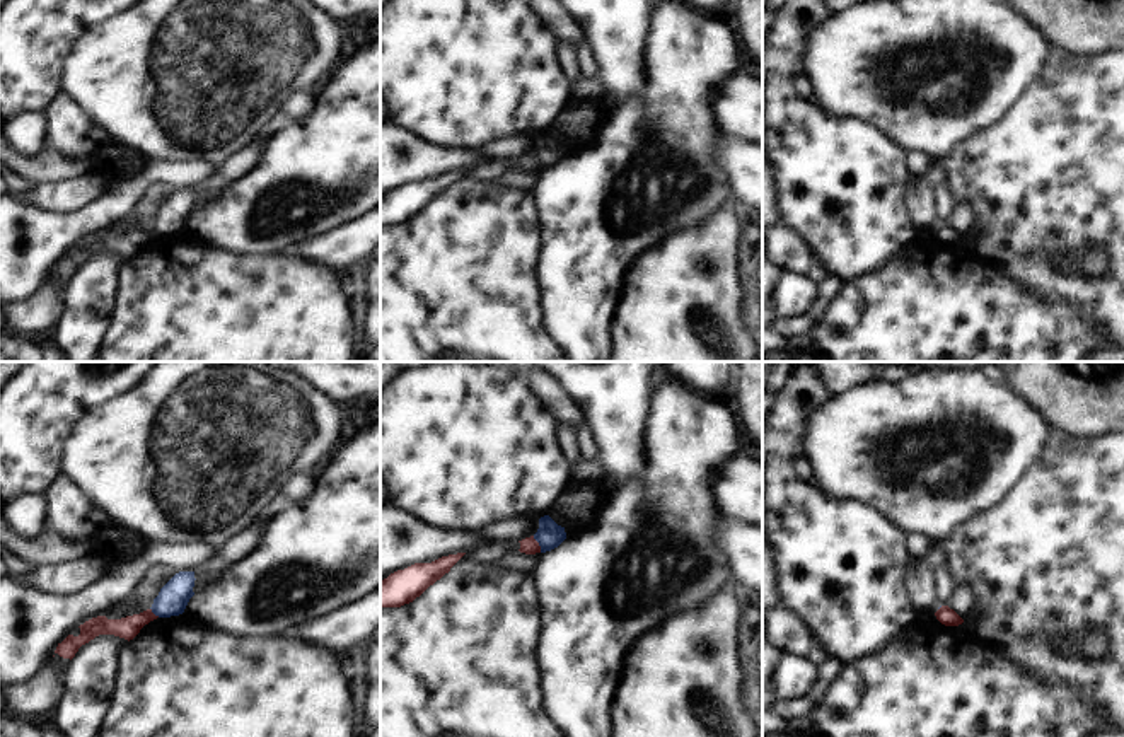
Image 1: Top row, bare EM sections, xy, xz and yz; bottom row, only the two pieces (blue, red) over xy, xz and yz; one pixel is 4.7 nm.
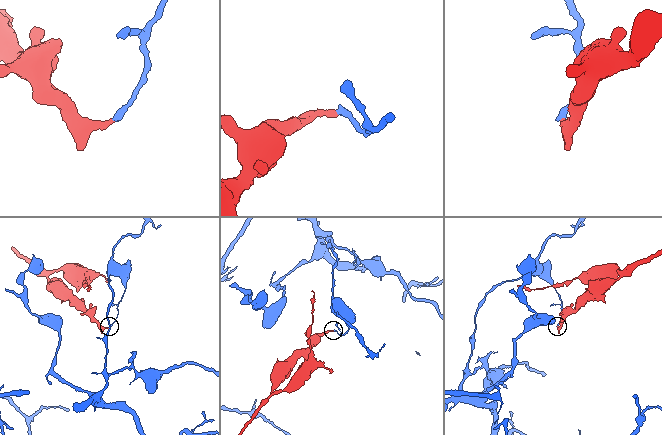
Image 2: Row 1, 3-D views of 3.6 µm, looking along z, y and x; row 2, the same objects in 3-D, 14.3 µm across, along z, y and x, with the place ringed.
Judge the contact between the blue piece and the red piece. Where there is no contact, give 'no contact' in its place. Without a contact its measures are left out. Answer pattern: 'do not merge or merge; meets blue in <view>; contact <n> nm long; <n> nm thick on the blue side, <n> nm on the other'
do not merge; meets blue in xz; contact 90 nm long; 120 nm thick on the blue side, 80 nm on the other

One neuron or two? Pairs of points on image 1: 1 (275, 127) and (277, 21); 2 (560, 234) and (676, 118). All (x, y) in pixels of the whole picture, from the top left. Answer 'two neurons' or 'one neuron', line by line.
1: two neurons
2: one neuron

